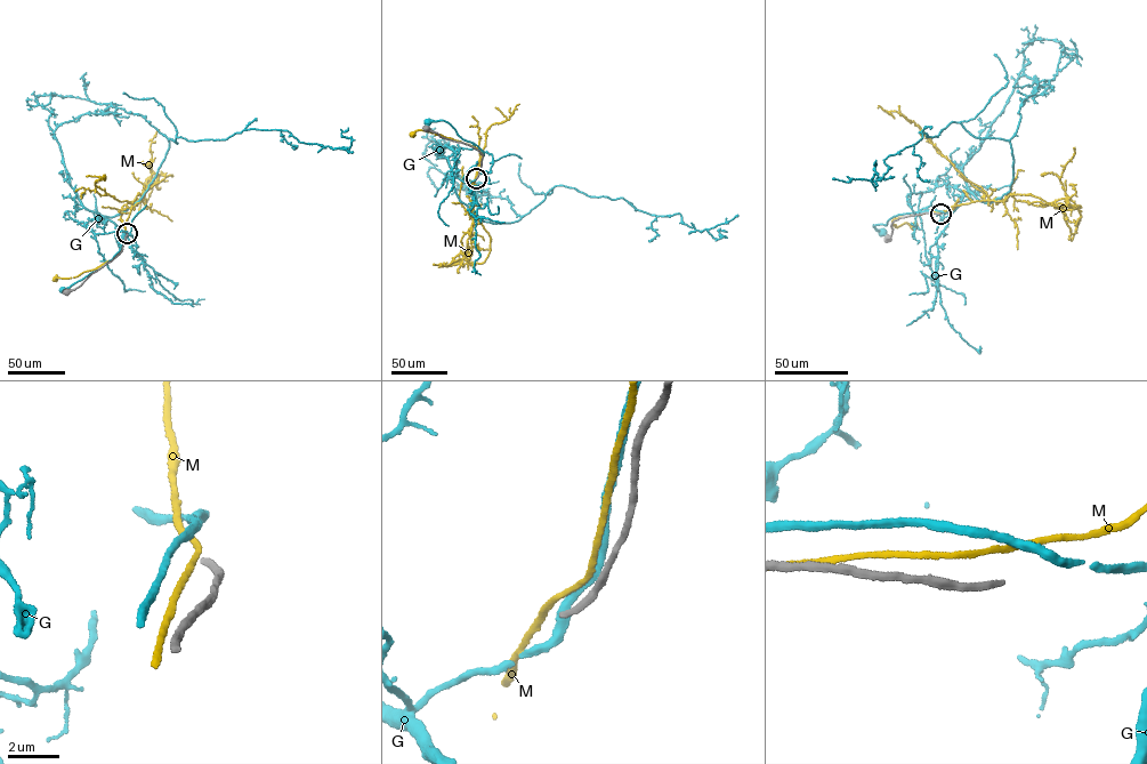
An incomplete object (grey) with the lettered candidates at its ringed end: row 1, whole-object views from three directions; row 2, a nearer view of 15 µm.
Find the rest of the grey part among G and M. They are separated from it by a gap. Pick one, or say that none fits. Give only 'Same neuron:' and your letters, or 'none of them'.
Same neuron: none of them

